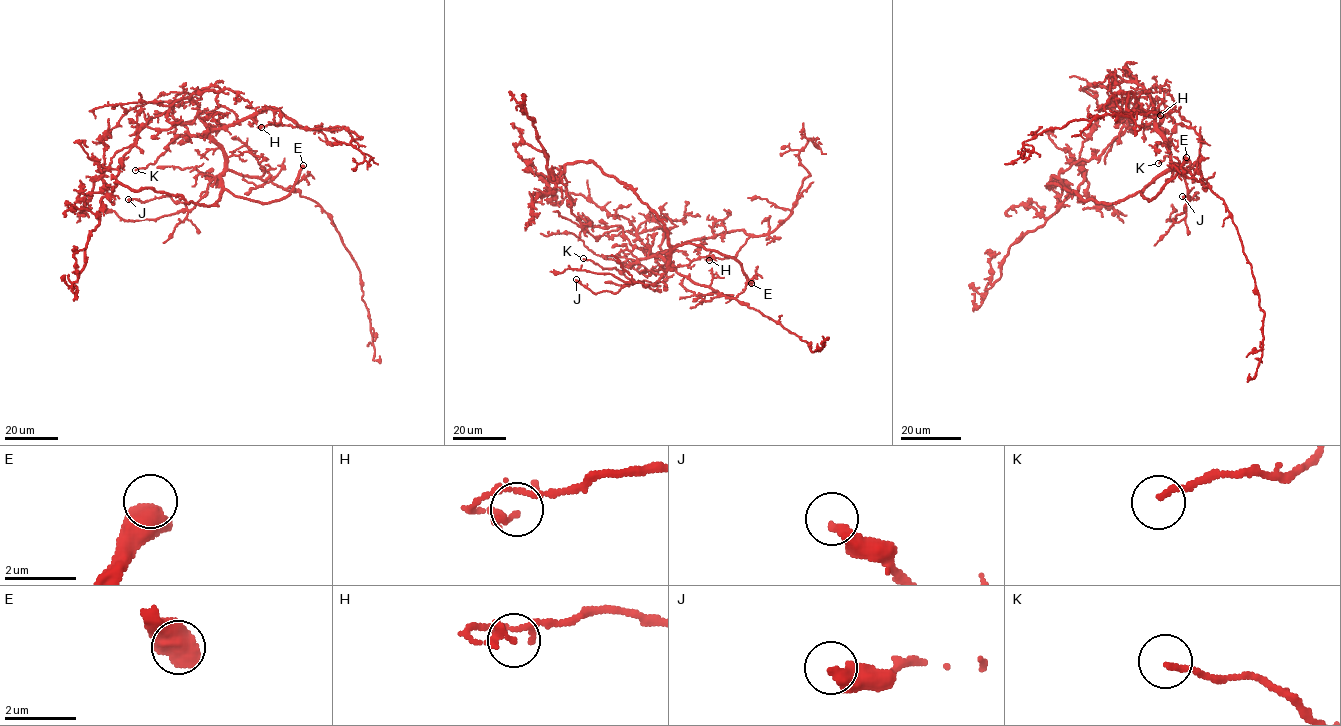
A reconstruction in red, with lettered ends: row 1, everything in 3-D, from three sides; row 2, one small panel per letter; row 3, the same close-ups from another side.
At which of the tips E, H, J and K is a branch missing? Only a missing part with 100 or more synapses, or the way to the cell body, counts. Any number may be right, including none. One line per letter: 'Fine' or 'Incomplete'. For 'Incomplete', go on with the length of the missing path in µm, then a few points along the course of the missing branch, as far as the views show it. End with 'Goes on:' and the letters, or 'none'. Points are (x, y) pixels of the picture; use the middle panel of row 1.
E: Incomplete. Missing length about 180 µm. Course of what is missing: (751, 283), (757, 285), (792, 268), (875, 191), (880, 176), (850, 160), (847, 149), (870, 125), (882, 122)
H: Fine
J: Fine
K: Fine
Goes on: E

